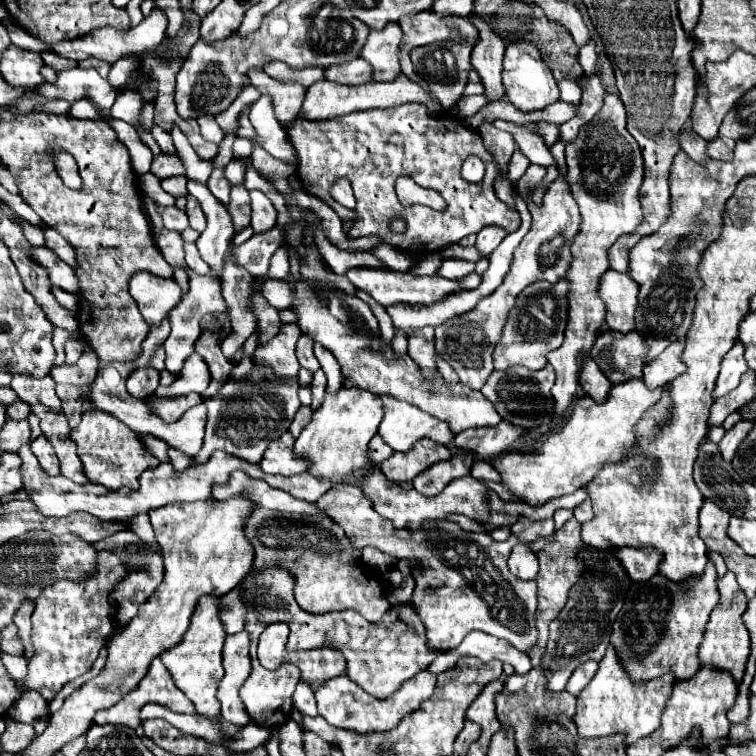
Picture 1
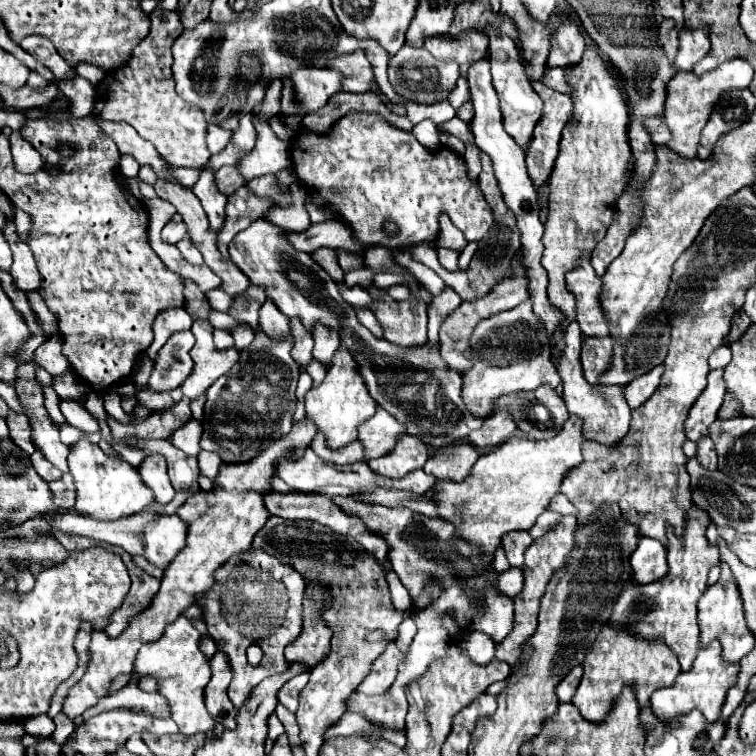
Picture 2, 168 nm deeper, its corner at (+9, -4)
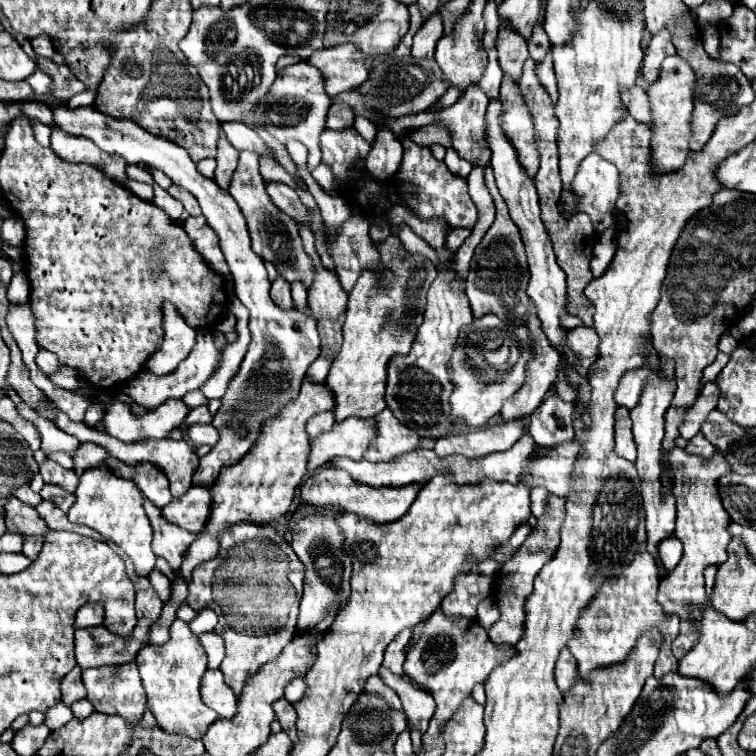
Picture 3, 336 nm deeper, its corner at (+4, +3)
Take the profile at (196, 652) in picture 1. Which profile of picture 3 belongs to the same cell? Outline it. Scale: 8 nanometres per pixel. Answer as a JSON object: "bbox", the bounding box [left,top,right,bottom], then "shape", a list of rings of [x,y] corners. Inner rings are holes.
{"bbox":[136,620,220,740],"shape":[[[176,620],[172,624],[170,640],[166,644],[144,646],[136,656],[136,664],[148,696],[148,710],[164,732],[186,734],[196,740],[202,738],[208,726],[220,718],[200,698],[200,680],[206,672],[206,652],[186,622]]]}

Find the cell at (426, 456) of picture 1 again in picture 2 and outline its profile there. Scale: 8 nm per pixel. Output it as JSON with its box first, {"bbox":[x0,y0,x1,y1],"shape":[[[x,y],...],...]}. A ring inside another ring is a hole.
{"bbox":[367,435,429,479],"shape":[[[401,435],[393,453],[387,453],[385,457],[367,461],[367,465],[377,475],[391,477],[391,479],[401,479],[407,473],[411,473],[415,469],[421,469],[427,459],[429,459],[429,449],[419,437]]]}

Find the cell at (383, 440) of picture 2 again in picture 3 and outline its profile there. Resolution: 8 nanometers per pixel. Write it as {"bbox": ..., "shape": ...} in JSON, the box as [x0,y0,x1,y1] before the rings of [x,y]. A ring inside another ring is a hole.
{"bbox":[308,418,376,474],"shape":[[[346,418],[344,422],[336,422],[332,430],[320,434],[318,438],[310,440],[310,454],[308,454],[308,474],[314,474],[318,468],[330,464],[336,458],[350,458],[360,460],[366,452],[368,444],[376,438],[376,422],[374,418]]]}

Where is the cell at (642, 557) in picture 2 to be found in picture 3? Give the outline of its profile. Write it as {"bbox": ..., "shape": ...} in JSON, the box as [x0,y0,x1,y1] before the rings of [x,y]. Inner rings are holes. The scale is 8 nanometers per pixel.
{"bbox":[658,536,682,570],"shape":[[[674,536],[664,540],[658,550],[660,550],[660,558],[662,558],[666,570],[672,570],[678,564],[678,560],[682,558],[682,542],[678,542],[678,538],[674,538]]]}

